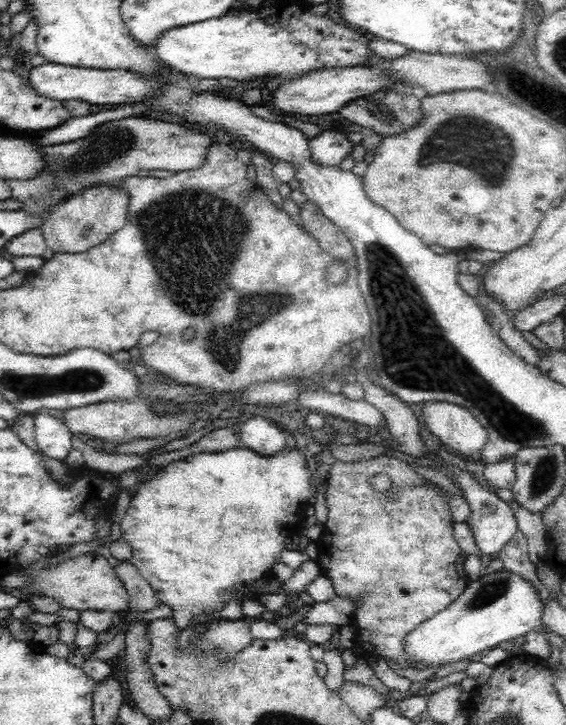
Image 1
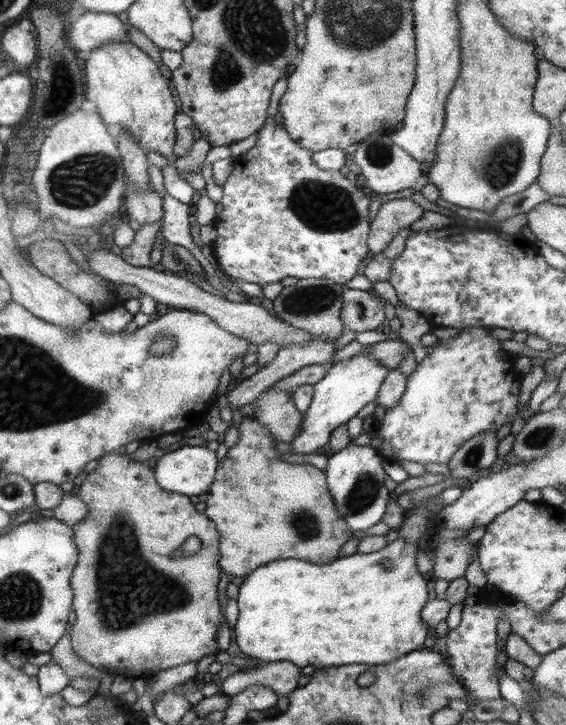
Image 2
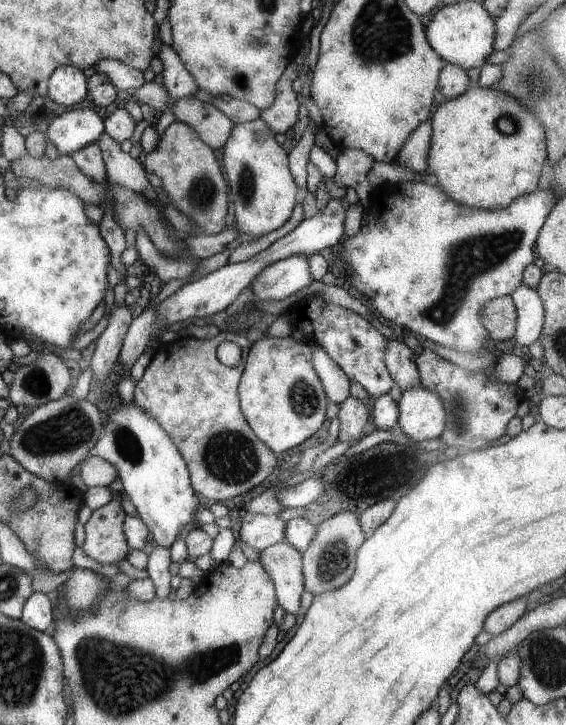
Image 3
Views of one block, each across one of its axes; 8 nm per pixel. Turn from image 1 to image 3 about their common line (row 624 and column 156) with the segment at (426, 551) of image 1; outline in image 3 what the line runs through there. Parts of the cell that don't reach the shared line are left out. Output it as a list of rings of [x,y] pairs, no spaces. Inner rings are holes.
[[[219,331],[210,340],[187,336],[167,344],[160,343],[133,390],[132,401],[159,423],[183,457],[193,492],[205,496],[207,500],[215,500],[215,503],[247,492],[275,466],[275,453],[255,436],[239,406],[238,382],[251,345],[247,338],[229,331]],[[223,340],[235,342],[241,348],[241,360],[233,367],[223,366],[215,356],[215,349]]]

